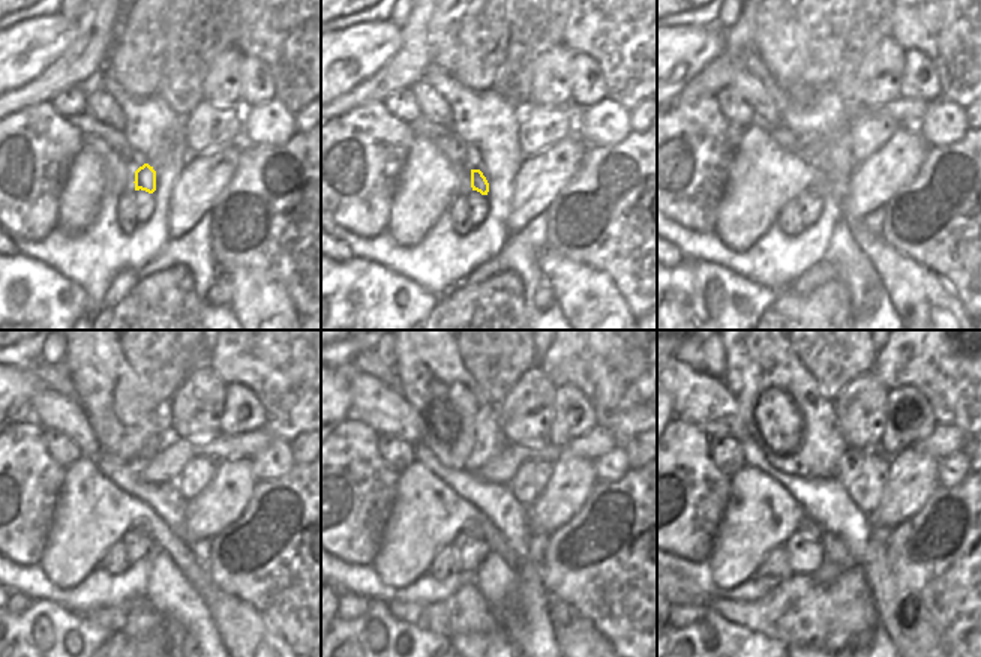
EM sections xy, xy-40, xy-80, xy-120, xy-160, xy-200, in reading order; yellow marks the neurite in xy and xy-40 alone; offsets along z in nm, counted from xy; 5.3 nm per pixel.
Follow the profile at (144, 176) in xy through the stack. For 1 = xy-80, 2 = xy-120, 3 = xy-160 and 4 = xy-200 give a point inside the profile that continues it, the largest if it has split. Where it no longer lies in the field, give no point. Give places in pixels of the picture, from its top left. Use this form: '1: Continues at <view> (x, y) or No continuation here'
1: Continues at xy-80 (810, 189)
2: Continues at xy-120 (138, 527)
3: Continues at xy-160 (474, 528)
4: Continues at xy-200 (807, 527)

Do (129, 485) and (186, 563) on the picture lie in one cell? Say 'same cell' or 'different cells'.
different cells

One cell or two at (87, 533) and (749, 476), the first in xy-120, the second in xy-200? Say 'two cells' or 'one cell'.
one cell

